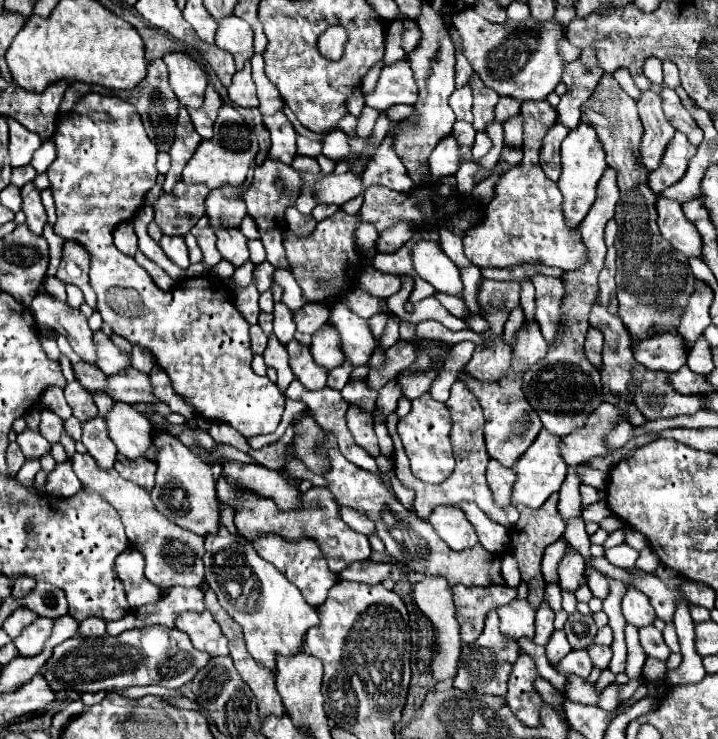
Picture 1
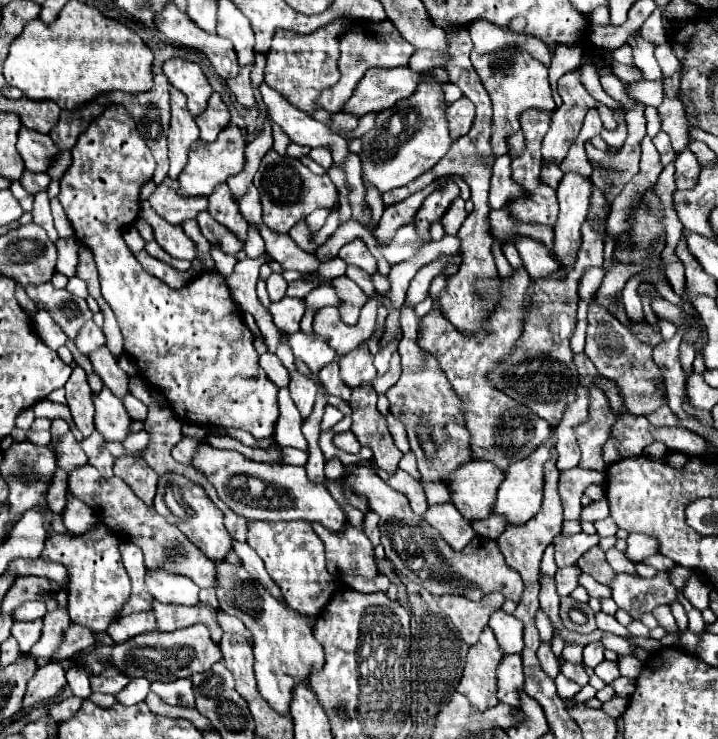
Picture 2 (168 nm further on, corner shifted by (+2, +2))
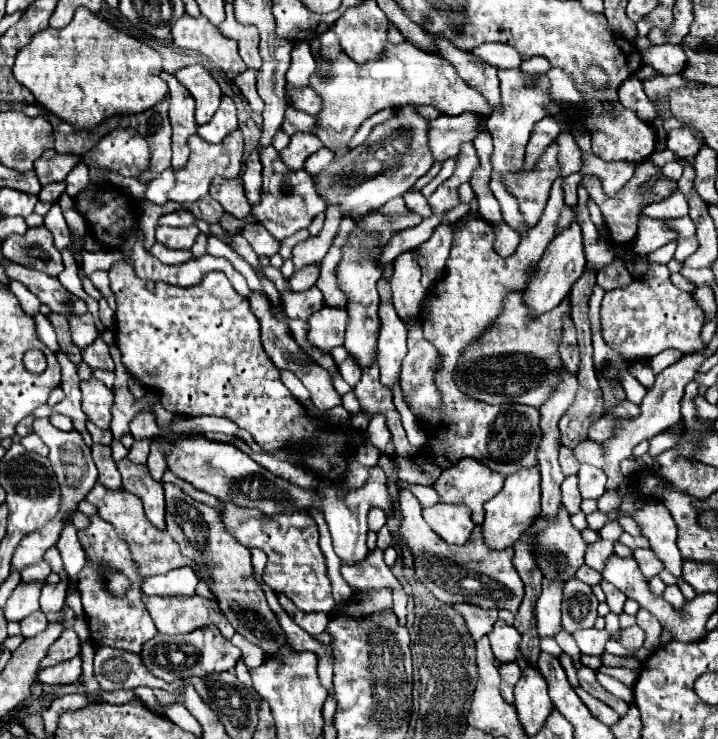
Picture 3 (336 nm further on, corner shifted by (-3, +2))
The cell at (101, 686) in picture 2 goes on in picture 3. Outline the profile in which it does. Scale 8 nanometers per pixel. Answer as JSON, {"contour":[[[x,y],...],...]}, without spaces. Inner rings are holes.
{"contour":[[[96,647],[94,657],[94,675],[104,691],[116,689],[132,689],[132,687],[166,687],[166,689],[180,689],[182,681],[172,685],[160,683],[140,665],[140,657],[130,651],[114,649],[114,647]]]}

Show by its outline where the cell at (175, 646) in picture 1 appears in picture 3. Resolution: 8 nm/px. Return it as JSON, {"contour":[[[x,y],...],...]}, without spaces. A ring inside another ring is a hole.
{"contour":[[[200,627],[190,633],[178,633],[178,635],[164,635],[158,633],[154,639],[146,641],[140,651],[140,659],[144,667],[158,679],[172,683],[178,679],[188,677],[204,677],[208,673],[222,673],[230,671],[236,665],[236,659],[240,657],[240,649],[232,645],[228,639],[222,637],[222,633],[216,627]]]}

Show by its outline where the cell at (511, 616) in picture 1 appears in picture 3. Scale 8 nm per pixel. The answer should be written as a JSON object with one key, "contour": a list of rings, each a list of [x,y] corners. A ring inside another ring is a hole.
{"contour":[[[498,619],[492,627],[492,631],[488,633],[488,639],[492,645],[492,653],[500,663],[516,661],[522,637],[512,625],[506,625],[502,619]]]}

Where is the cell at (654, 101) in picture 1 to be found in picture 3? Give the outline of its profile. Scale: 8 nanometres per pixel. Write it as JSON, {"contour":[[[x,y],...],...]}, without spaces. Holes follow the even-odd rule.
{"contour":[[[676,129],[676,131],[668,133],[666,149],[676,153],[678,157],[694,157],[700,147],[702,147],[702,143],[698,139],[694,139],[694,135],[688,129],[686,131],[684,129]]]}

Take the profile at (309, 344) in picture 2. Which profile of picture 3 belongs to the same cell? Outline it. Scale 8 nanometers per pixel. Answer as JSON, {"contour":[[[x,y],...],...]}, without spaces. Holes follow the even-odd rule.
{"contour":[[[324,307],[308,319],[308,343],[322,353],[344,345],[348,315],[344,309]]]}

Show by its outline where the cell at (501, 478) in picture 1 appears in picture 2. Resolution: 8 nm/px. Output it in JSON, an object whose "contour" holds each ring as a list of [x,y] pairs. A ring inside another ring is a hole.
{"contour":[[[469,461],[461,465],[447,477],[445,485],[451,495],[451,503],[469,517],[469,521],[477,521],[491,515],[495,493],[503,481],[505,473],[495,467],[491,461]]]}

